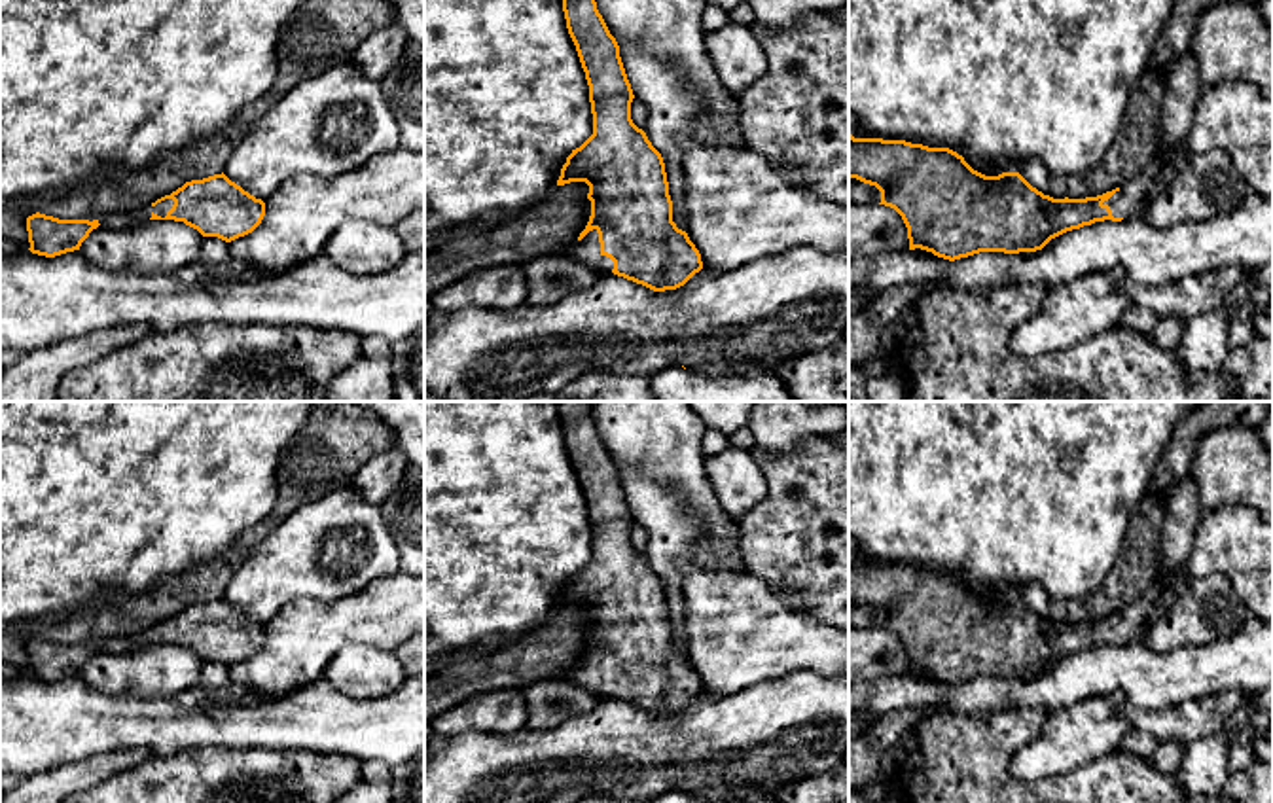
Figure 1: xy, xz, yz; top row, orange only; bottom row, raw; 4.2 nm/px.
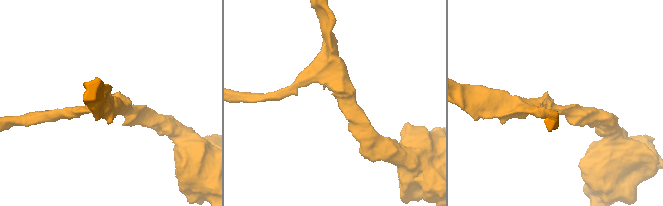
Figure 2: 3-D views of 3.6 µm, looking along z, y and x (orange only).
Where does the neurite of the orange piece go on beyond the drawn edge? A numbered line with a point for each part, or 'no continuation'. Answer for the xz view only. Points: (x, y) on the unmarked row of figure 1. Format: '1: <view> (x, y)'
1: xz (588, 675)

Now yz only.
1: yz (1126, 627)

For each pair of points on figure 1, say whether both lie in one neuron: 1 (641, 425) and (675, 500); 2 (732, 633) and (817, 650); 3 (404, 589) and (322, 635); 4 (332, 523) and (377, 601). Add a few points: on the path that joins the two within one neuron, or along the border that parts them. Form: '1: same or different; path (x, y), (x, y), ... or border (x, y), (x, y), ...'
1: same; path (658, 444), (665, 481)
2: same; path (753, 635), (796, 641)
3: same; path (383, 610), (377, 616), (343, 622)
4: different; border (398, 571), (379, 576), (349, 595), (326, 601)

